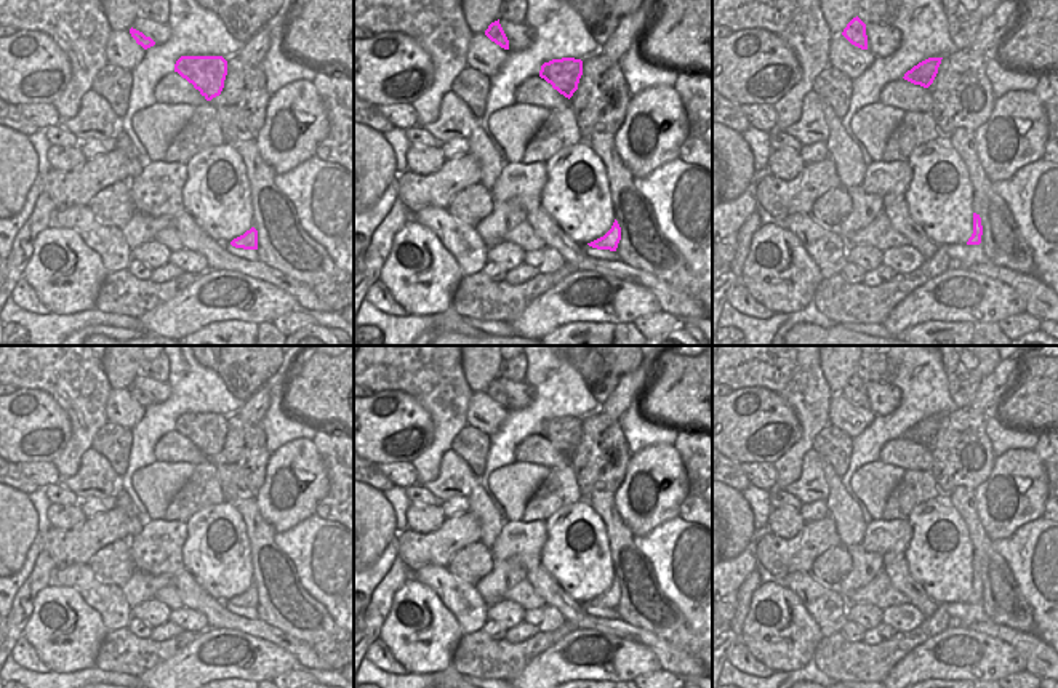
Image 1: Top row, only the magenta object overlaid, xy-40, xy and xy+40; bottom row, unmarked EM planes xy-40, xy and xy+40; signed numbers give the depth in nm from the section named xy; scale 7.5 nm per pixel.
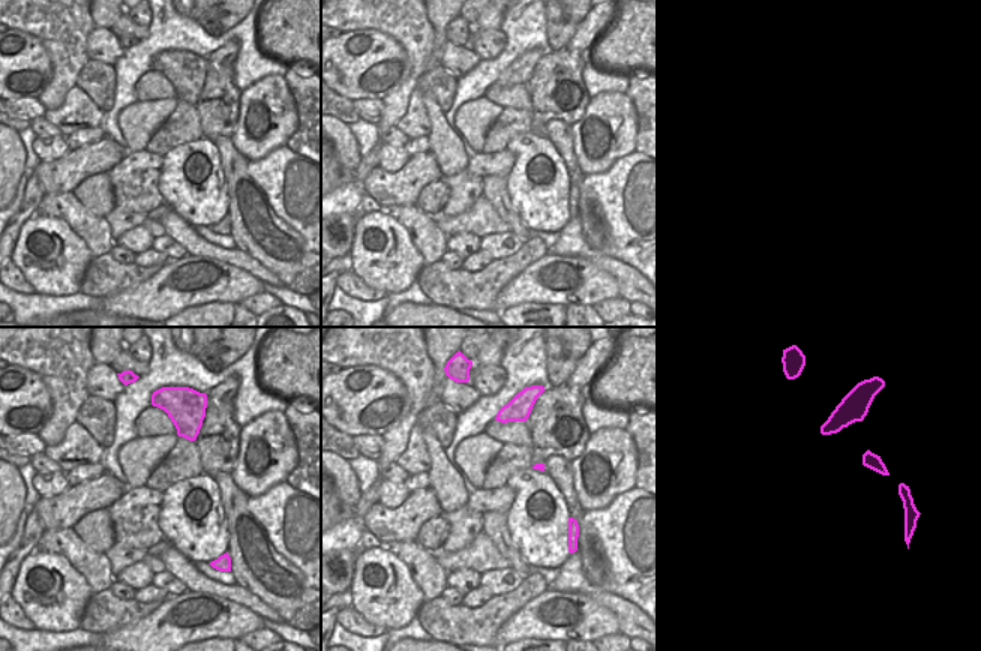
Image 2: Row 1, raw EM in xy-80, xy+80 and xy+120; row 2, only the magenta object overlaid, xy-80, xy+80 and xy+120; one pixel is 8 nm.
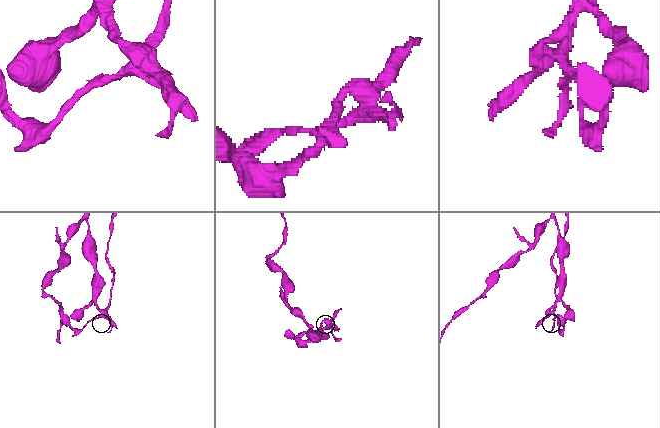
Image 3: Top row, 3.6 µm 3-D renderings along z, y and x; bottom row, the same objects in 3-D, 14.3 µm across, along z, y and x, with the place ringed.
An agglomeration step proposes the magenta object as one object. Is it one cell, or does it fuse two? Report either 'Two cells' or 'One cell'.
Two cells

